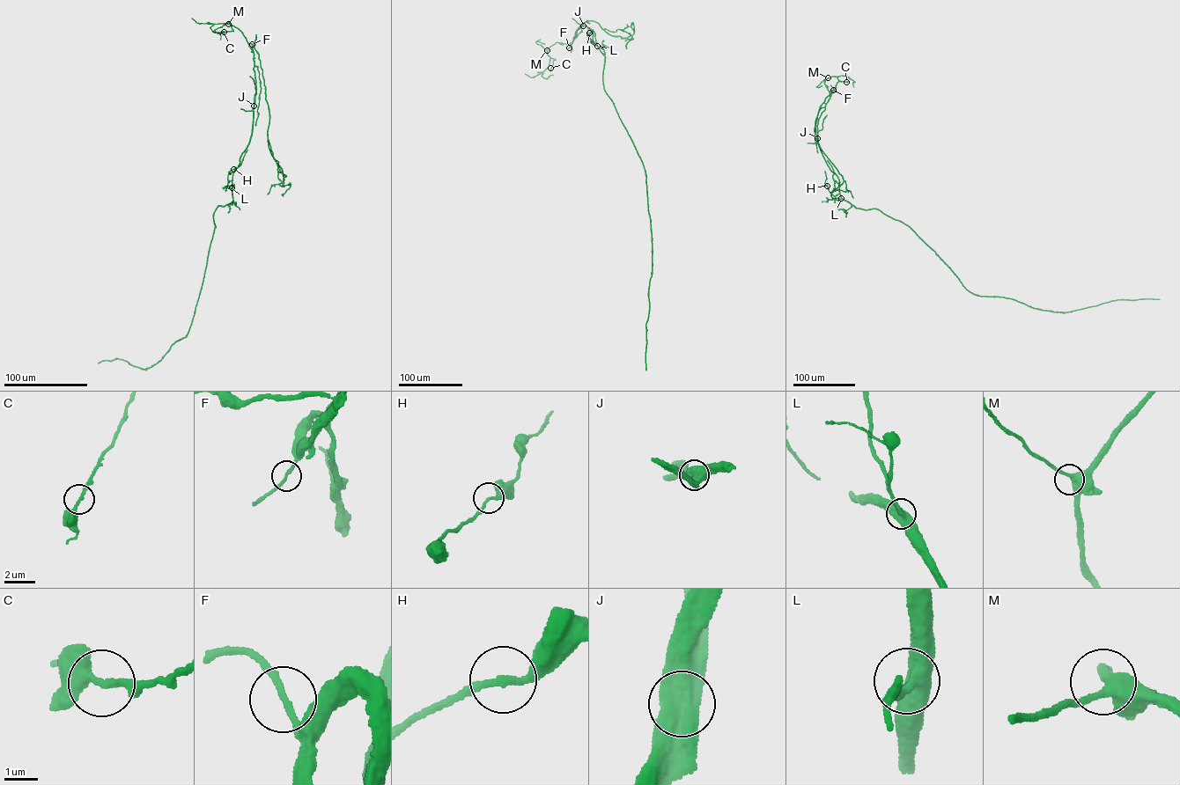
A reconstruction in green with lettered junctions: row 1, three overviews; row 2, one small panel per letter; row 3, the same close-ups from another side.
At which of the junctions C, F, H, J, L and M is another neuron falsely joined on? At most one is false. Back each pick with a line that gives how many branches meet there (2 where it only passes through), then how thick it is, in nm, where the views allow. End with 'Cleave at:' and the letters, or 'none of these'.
J: 2 | 650 nm
Cleave at: J

